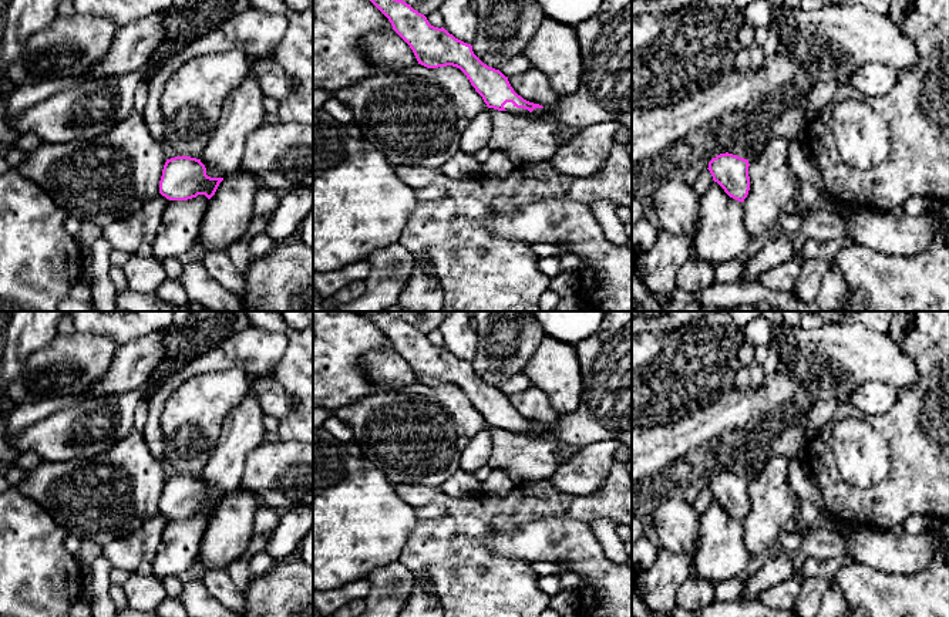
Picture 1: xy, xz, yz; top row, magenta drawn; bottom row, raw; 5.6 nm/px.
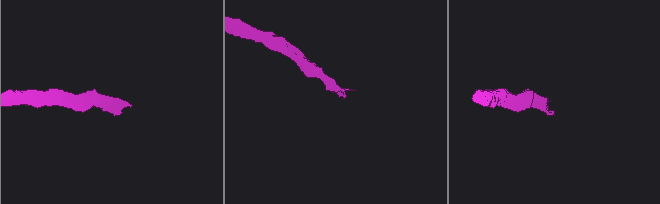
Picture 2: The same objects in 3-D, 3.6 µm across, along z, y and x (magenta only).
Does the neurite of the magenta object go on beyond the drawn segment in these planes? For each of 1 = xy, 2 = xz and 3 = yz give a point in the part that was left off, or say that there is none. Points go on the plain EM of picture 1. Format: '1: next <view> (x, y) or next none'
1: next none
2: next xz (510, 425)
3: next none

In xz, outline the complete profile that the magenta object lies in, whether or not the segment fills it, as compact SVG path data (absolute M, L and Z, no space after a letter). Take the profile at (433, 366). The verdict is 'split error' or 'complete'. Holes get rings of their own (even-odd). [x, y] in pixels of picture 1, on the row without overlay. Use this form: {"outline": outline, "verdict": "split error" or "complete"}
{"outline": "M354 311L370 318L391 341L393 348L410 364L418 382L427 387L452 384L460 387L488 426L519 435L546 435L551 426L529 421L511 405L508 395L484 382L467 363L444 345L428 341L427 336L388 311Z", "verdict": "split error"}

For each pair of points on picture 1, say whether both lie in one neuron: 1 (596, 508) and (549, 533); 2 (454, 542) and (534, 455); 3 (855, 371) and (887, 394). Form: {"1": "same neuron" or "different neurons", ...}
{"1": "different neurons", "2": "different neurons", "3": "different neurons"}

